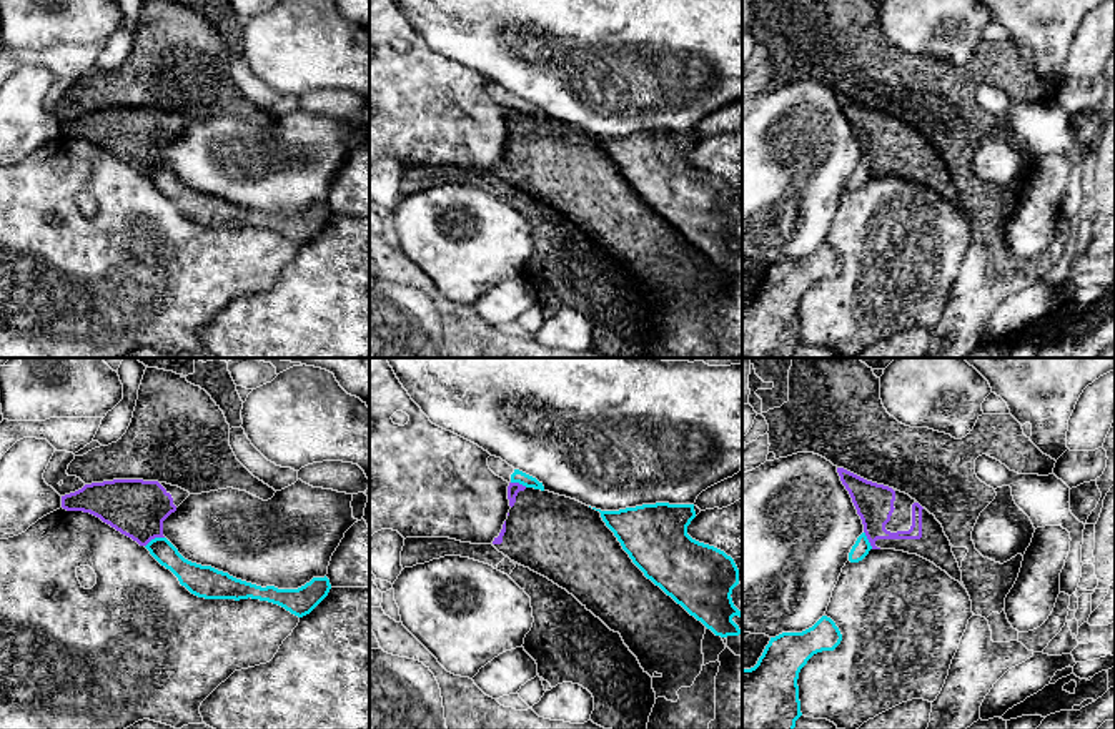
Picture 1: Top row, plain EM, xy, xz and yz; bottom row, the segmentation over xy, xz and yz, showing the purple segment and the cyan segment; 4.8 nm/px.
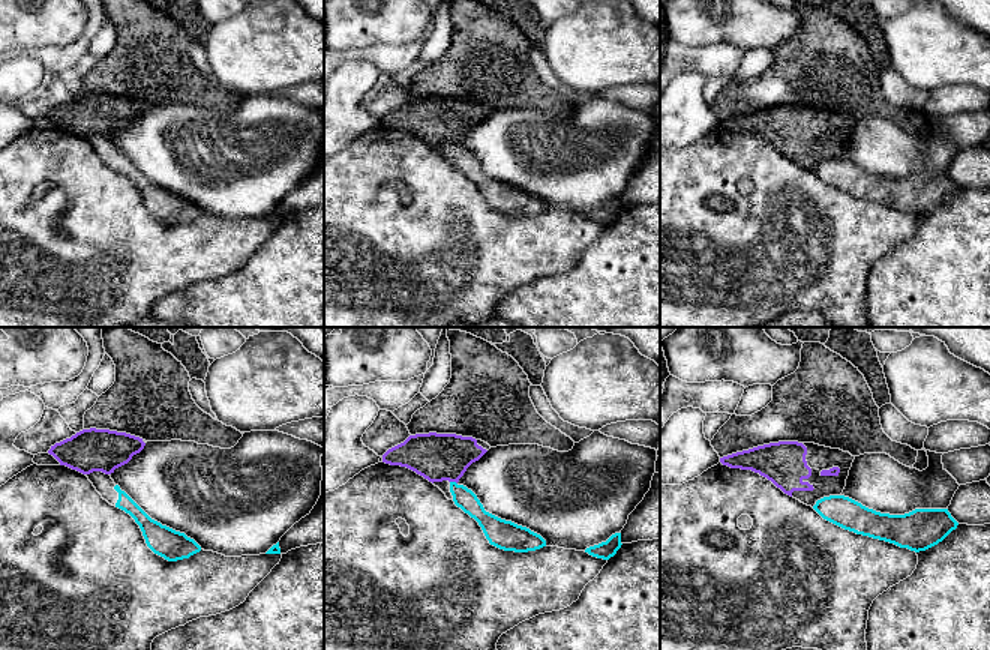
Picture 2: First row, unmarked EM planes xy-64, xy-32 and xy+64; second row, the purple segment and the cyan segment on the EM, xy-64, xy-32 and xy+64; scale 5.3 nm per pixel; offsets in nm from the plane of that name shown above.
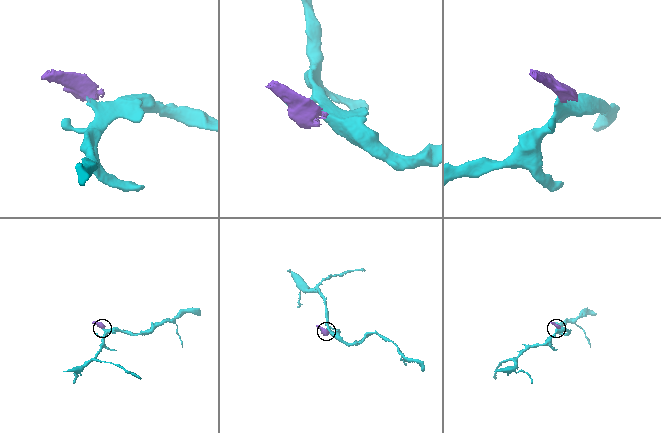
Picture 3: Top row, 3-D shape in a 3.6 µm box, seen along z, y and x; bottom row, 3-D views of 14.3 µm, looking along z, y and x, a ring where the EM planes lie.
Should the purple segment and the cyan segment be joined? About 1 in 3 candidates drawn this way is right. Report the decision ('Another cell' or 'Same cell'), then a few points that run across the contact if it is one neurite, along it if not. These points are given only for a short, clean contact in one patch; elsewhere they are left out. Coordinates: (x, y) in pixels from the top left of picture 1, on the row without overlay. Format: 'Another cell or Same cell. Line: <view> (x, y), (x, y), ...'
Another cell. Line: xy (163, 163), (155, 163), (145, 173)

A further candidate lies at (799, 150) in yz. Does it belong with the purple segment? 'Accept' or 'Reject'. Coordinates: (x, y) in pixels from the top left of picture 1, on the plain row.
Reject

